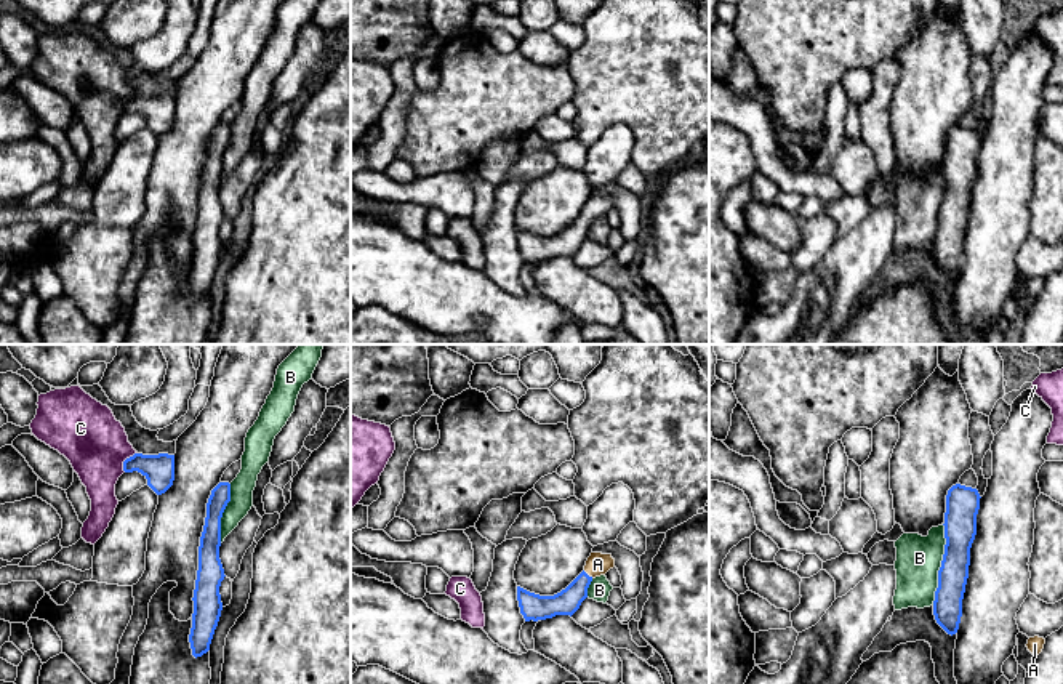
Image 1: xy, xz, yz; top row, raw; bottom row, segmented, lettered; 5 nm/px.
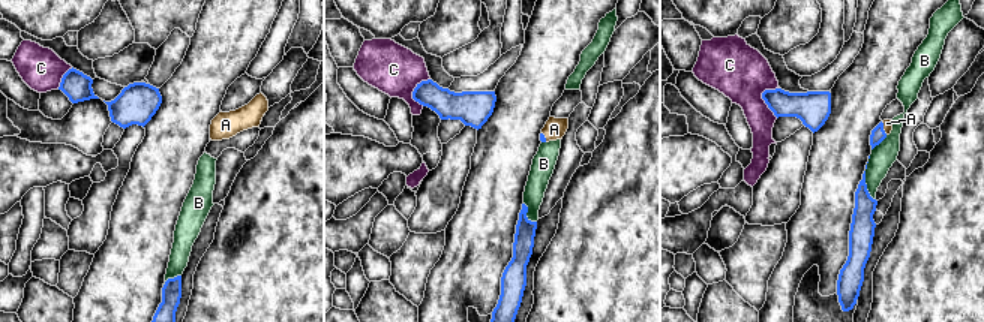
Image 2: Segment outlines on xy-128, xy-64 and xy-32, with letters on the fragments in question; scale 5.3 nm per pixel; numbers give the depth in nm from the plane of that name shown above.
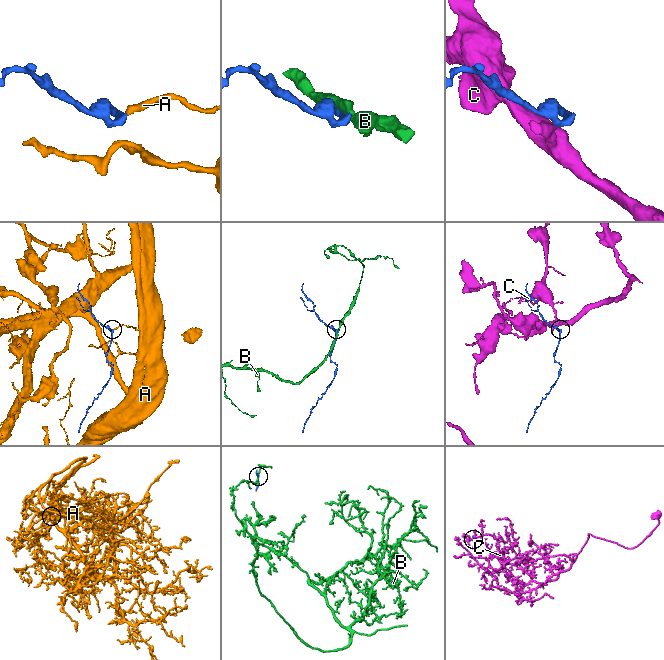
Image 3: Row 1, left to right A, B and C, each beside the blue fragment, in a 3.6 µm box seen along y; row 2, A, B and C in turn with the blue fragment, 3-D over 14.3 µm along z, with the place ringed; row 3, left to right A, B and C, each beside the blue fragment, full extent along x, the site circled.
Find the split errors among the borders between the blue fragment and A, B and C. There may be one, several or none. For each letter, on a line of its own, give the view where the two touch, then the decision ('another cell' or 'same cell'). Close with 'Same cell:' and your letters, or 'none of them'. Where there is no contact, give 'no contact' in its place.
A: xz | same cell
B: yz | another cell
C: xy | another cell
Same cell: A

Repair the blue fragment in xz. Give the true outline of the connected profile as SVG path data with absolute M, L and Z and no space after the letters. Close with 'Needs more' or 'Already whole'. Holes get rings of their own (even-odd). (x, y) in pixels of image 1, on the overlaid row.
M591 553L584 570L560 593L540 596L517 586L517 601L525 622L538 622L556 615L573 615L588 597L588 588L596 577L615 567L612 554Z. Needs more

